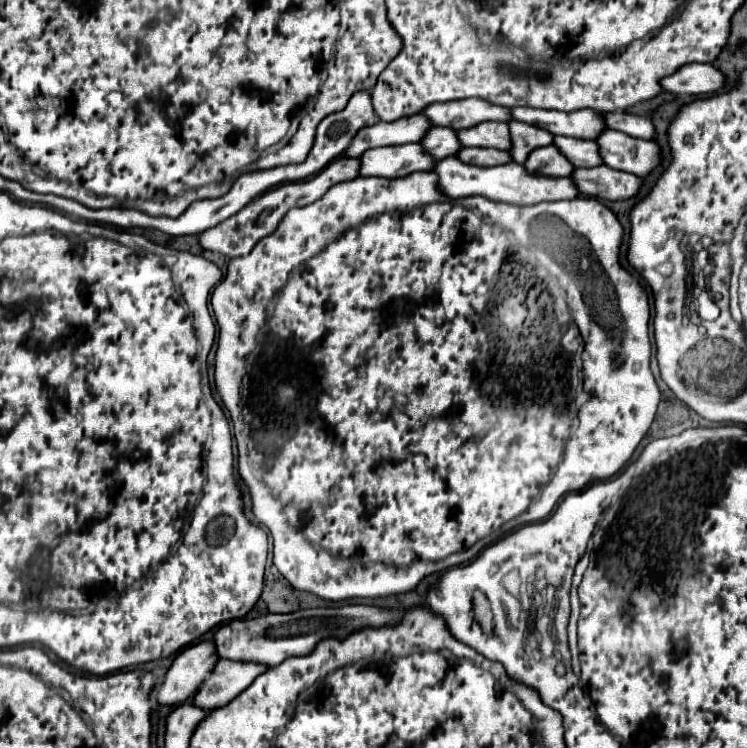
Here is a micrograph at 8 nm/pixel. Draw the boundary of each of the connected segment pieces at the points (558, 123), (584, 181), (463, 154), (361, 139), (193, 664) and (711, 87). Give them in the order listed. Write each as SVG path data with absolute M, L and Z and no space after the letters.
M515 107L511 111L513 111L513 119L543 127L553 135L595 141L597 135L605 131L605 115L593 109L561 113L561 111L545 111L545 109L531 109L531 107Z
M607 165L593 169L575 169L571 177L583 195L607 201L633 199L643 185L637 175L609 169Z
M465 147L457 155L463 163L479 165L479 167L495 167L495 165L507 165L513 159L509 159L509 151L499 149L481 149L481 147Z
M423 113L413 117L403 117L393 123L379 121L373 127L363 127L345 155L349 157L361 157L367 149L375 147L387 147L387 145L405 145L405 143L419 143L425 137L425 131L429 131L433 123Z
M205 639L201 643L189 645L175 657L163 685L155 695L157 701L163 705L185 701L189 695L193 695L193 691L197 691L197 687L205 681L205 675L213 671L217 661L219 657L215 655L213 641Z
M707 63L683 65L677 73L661 79L661 87L677 95L707 95L725 85L725 75Z

